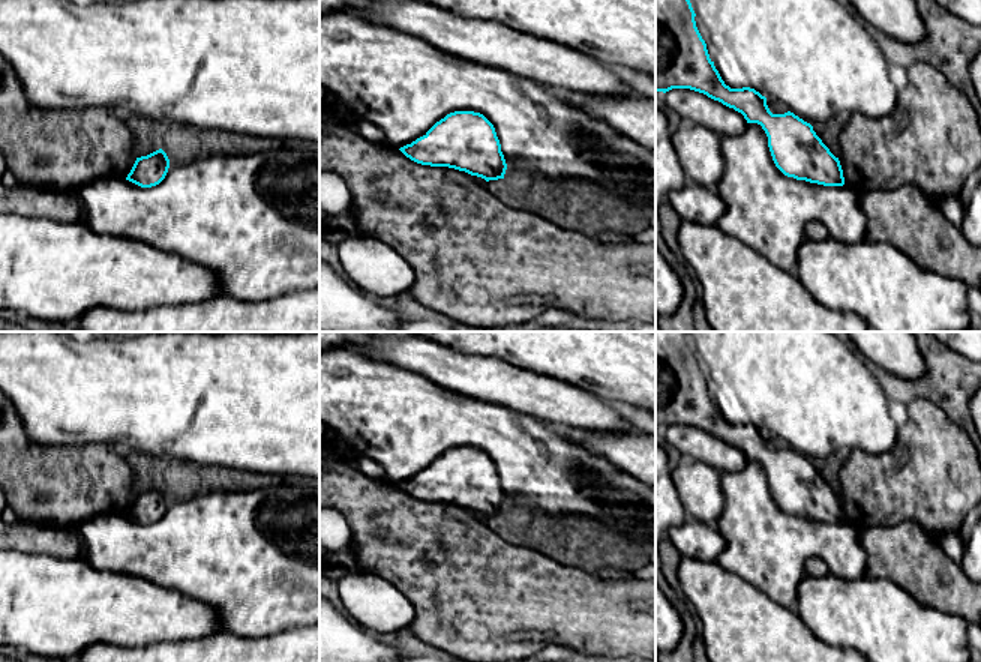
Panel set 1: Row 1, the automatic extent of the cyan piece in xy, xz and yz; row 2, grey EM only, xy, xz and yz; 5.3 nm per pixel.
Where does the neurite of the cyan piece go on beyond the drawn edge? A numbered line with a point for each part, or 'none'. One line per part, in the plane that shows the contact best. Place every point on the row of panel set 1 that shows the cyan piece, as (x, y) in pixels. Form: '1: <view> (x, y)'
none

